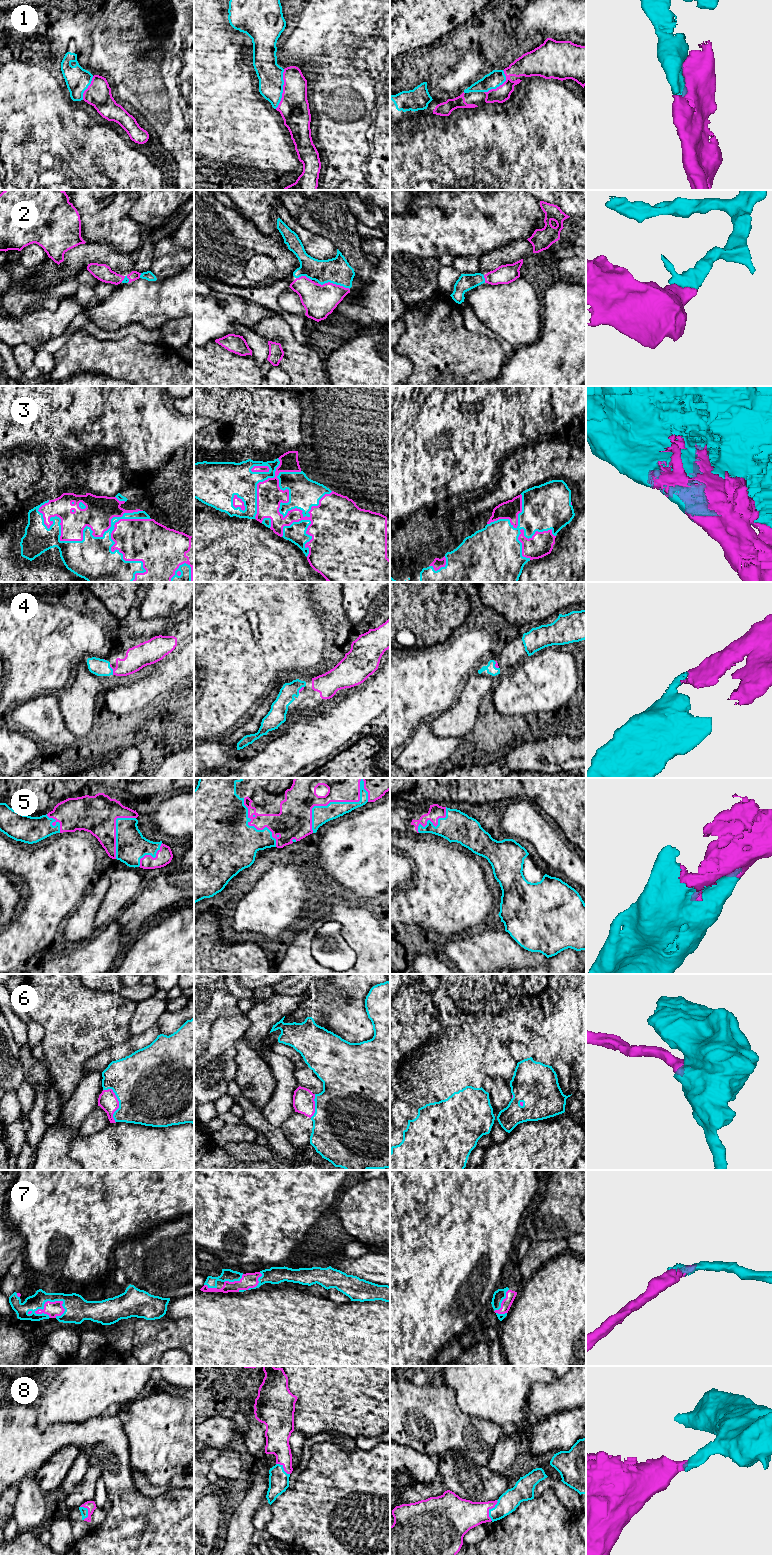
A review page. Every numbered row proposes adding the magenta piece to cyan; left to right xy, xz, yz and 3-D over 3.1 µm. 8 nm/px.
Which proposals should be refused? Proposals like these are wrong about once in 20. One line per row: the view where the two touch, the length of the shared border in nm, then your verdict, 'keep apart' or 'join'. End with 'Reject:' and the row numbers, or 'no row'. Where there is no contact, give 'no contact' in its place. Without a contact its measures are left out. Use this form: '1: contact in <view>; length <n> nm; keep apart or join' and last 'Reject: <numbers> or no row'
1: contact in xz; length 320 nm; join
2: contact in xz; length 260 nm; join
3: contact in xy; length 1000 nm; join
4: contact in xy; length 90 nm; join
5: contact in xz; length 600 nm; join
6: contact in xy; length 280 nm; join
7: contact in xy; length 260 nm; join
8: contact in yz; length 180 nm; join
Reject: no row

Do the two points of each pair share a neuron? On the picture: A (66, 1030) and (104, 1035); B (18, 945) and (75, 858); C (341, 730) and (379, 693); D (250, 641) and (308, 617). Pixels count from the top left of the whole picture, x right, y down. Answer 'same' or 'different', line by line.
A: same
B: same
C: different
D: same

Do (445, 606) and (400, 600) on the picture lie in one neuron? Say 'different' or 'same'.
same

